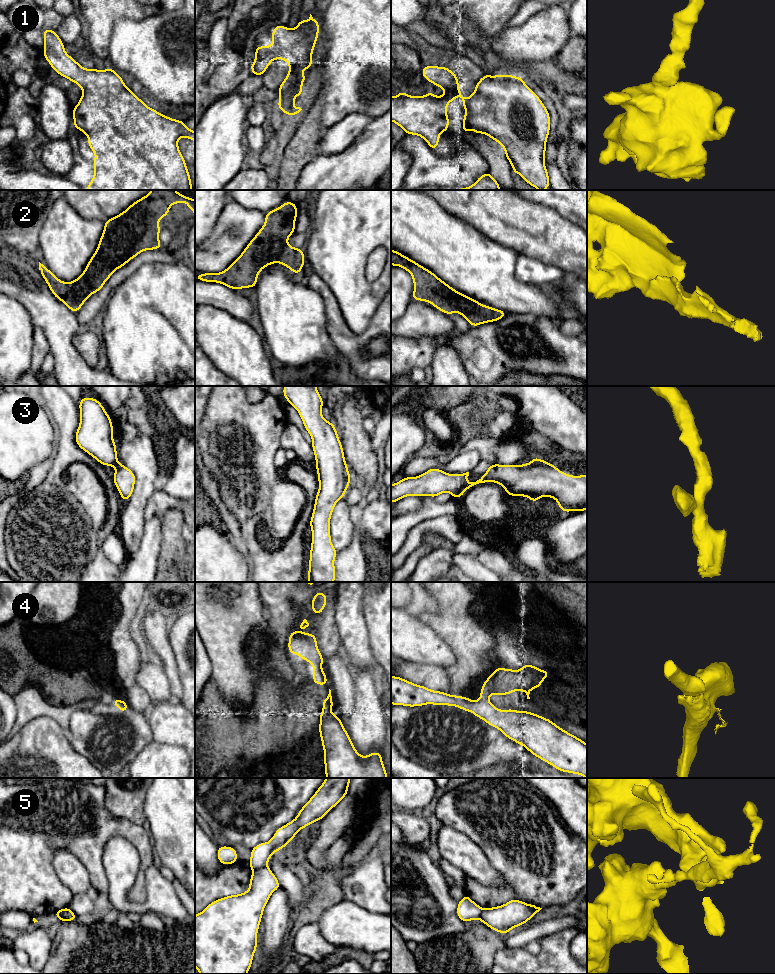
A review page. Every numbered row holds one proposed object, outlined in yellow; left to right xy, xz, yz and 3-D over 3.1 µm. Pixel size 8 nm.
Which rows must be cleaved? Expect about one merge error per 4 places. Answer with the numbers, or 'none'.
5

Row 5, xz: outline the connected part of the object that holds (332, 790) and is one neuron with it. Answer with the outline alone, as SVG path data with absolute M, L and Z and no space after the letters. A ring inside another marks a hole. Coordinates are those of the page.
M326 778L294 820L278 828L269 842L251 849L248 863L251 869L267 866L270 857L283 849L301 829L323 819L348 794L350 781L351 778Z

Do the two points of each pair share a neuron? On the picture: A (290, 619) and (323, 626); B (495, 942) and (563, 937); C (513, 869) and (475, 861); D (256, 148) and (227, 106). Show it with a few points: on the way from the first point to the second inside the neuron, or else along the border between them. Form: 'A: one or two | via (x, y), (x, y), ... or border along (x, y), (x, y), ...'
A: one | via (298, 616), (309, 616), (315, 621)
B: two | border along (505, 945), (496, 952), (494, 963)
C: two | border along (477, 844), (488, 862), (506, 881)
D: two | border along (245, 145), (247, 153)

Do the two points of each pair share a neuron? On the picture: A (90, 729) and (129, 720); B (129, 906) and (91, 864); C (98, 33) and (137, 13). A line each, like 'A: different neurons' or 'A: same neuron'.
A: same neuron
B: different neurons
C: same neuron

